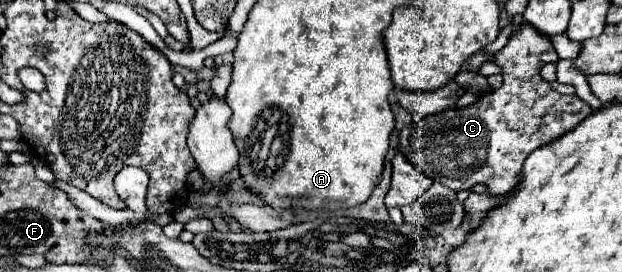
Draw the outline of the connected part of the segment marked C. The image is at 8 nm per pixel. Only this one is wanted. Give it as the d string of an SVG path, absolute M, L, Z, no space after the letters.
M522 24L522 30L494 54L494 62L502 68L502 86L482 94L470 106L422 116L404 126L400 132L402 156L428 178L456 192L484 184L494 198L506 196L518 184L522 162L532 150L560 138L592 112L584 100L554 92L540 76L540 68L556 60L550 38L542 38L532 26Z

